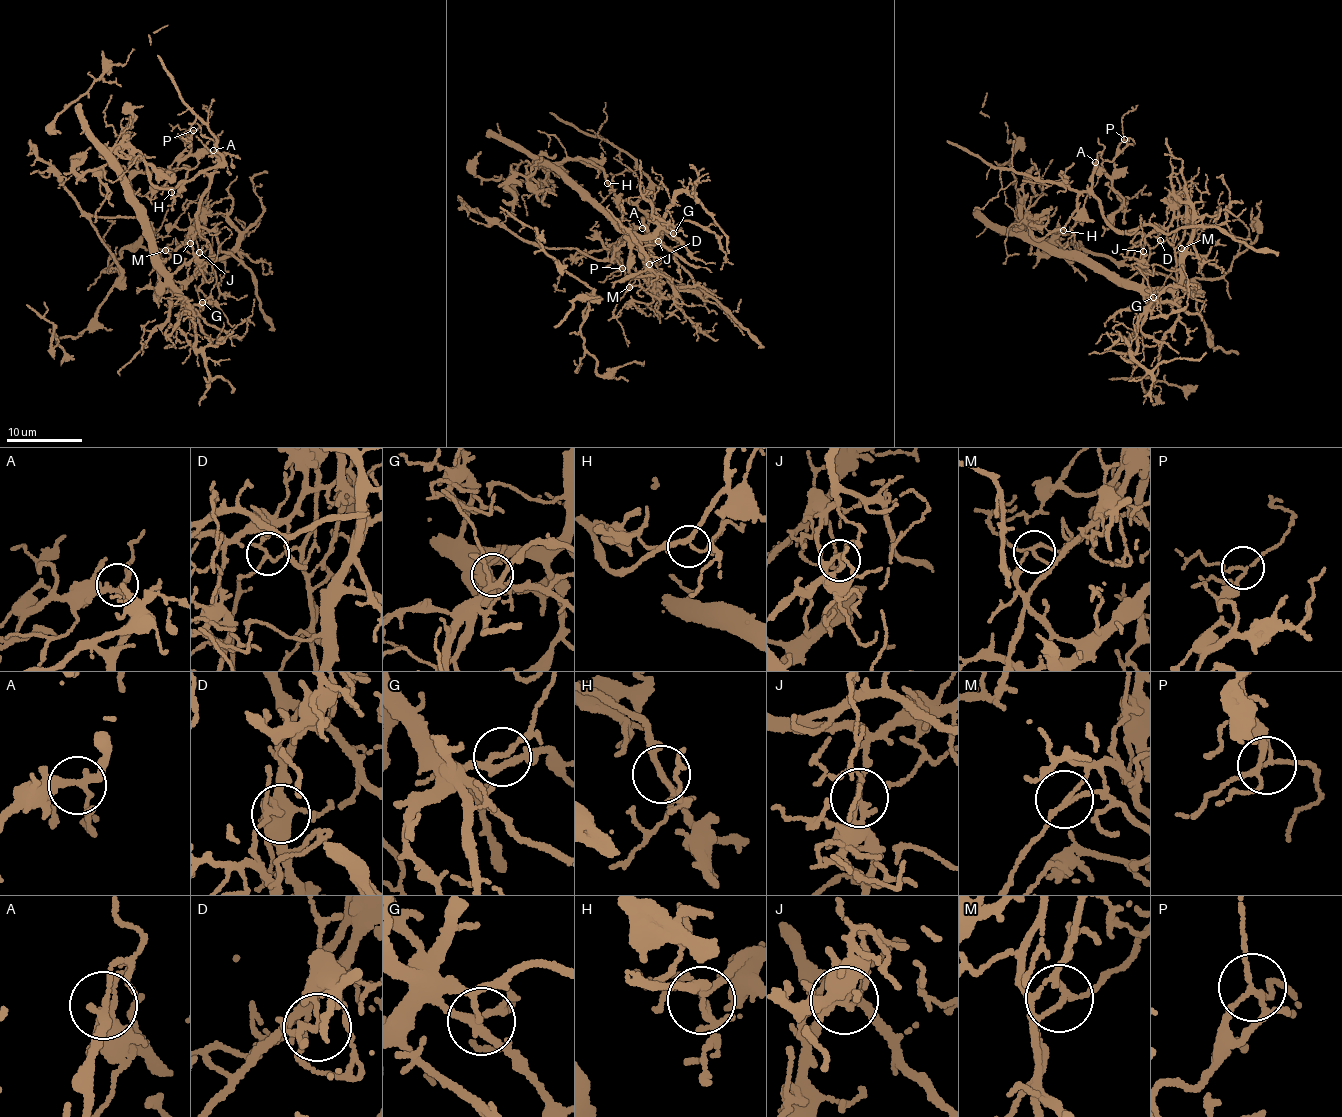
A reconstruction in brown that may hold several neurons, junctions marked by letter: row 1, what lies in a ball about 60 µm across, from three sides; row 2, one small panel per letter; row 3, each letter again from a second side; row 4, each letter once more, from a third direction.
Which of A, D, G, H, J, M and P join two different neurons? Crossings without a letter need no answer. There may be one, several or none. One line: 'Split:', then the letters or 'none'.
Split: D, J, M

